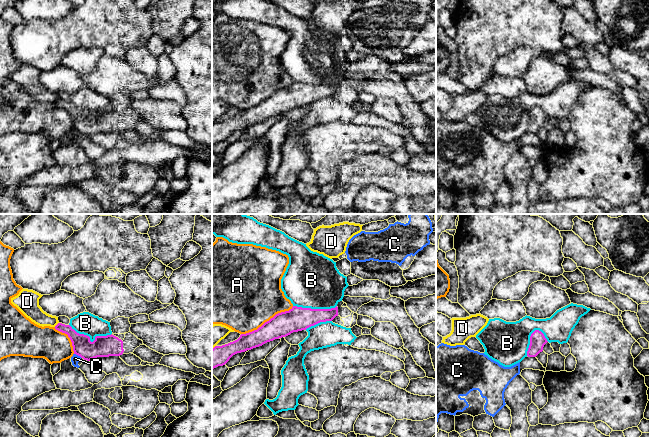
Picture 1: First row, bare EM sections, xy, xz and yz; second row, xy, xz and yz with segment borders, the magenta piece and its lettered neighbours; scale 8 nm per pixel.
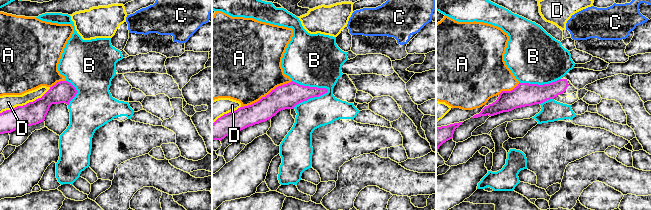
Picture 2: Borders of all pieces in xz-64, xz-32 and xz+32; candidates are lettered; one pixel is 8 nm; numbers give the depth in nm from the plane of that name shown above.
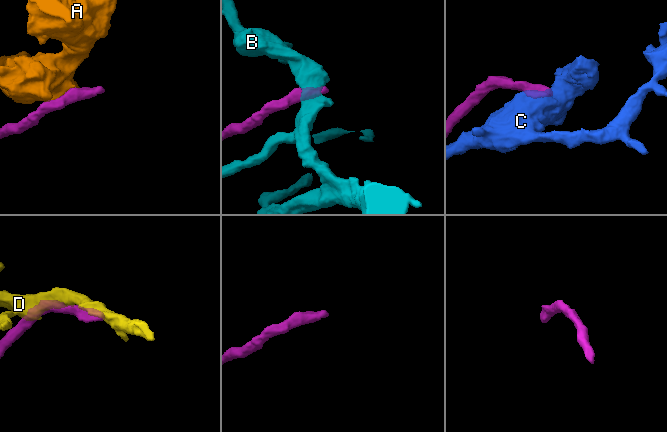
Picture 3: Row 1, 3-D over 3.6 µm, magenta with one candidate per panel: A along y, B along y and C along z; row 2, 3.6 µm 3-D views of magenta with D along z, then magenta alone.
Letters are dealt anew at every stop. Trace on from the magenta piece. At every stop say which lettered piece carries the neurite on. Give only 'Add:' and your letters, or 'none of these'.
Add: none of these

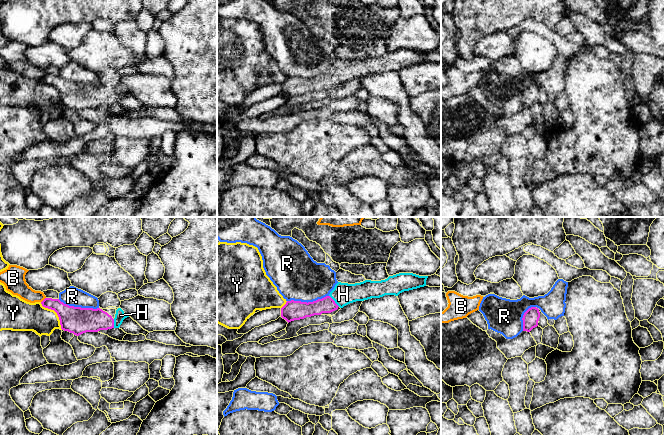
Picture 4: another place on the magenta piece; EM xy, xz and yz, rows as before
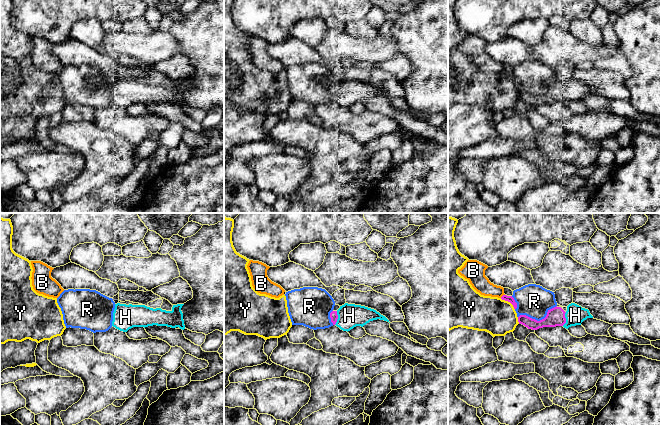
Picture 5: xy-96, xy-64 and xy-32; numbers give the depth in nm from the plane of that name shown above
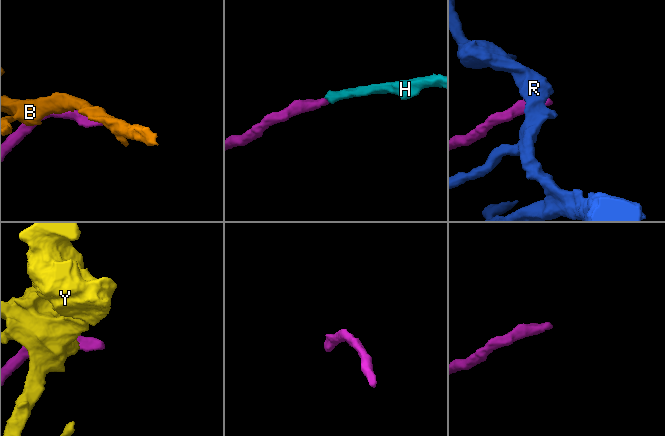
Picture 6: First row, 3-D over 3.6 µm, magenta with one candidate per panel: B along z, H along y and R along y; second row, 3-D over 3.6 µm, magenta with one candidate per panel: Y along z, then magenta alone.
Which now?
Add: H

